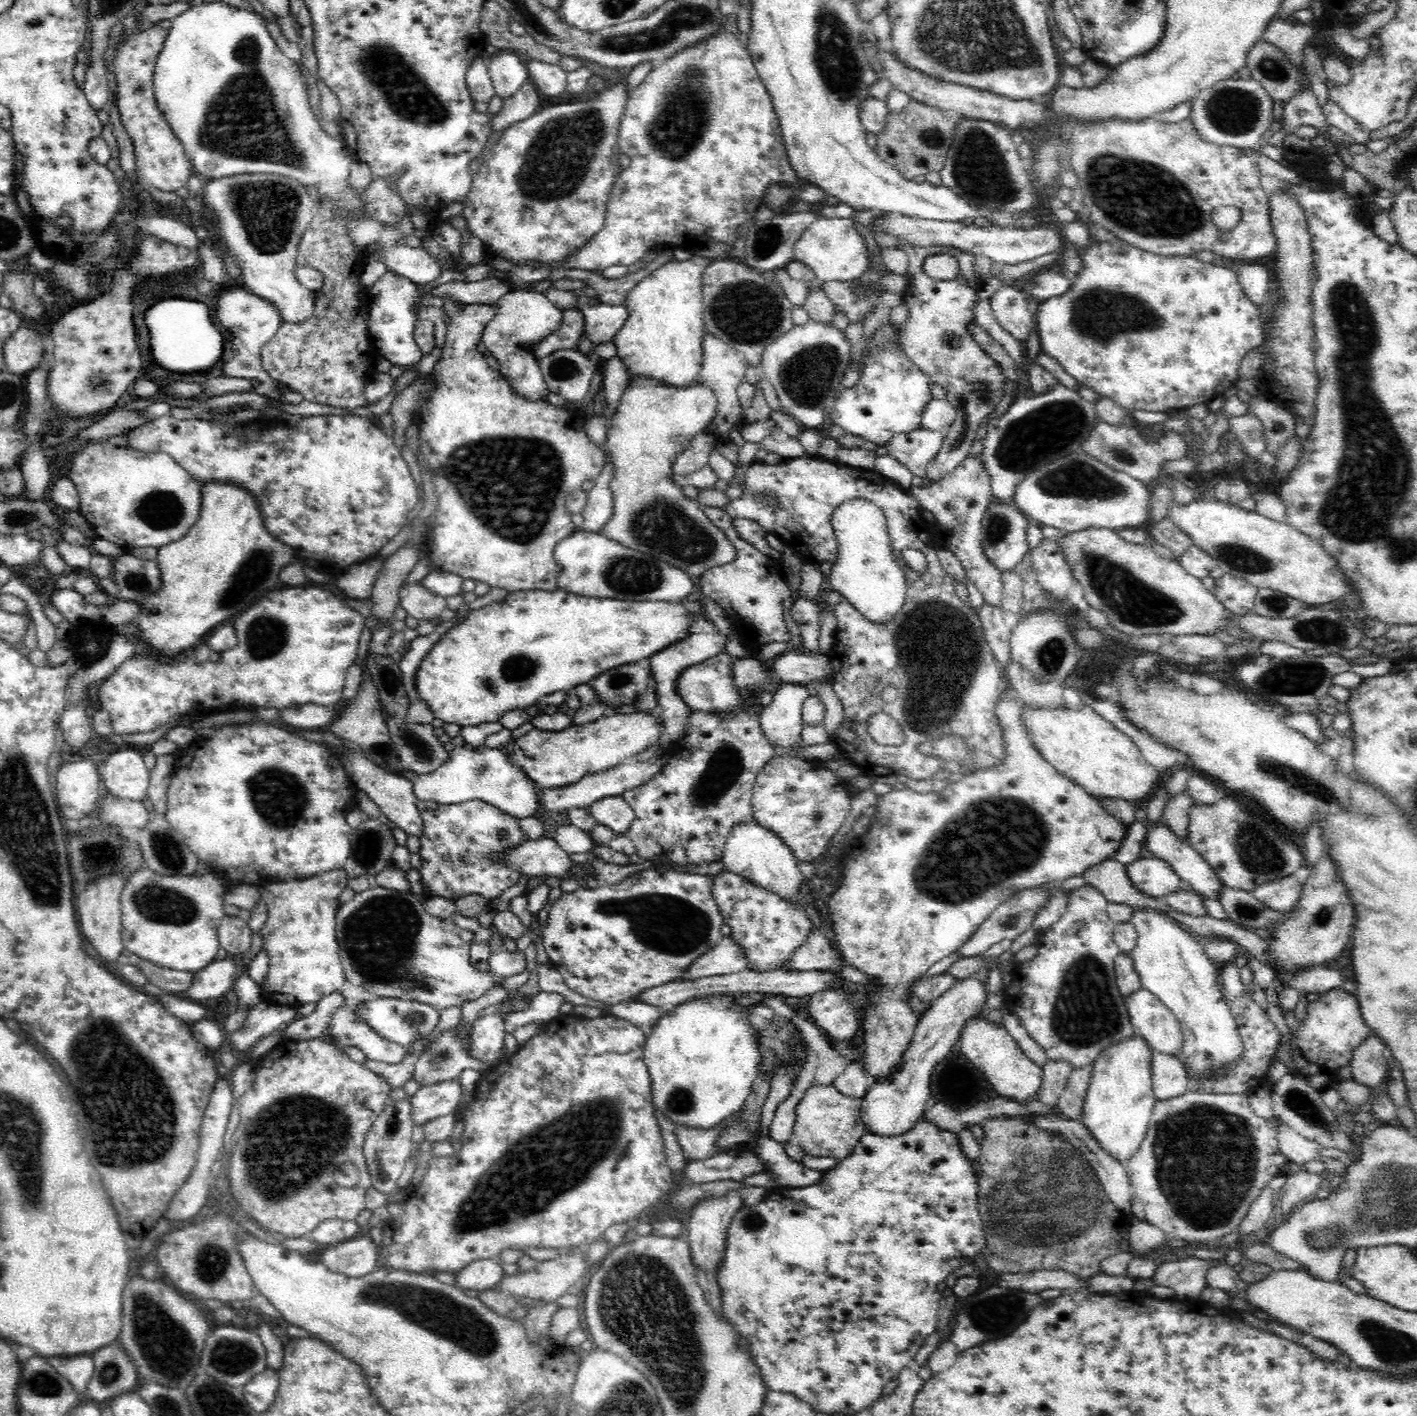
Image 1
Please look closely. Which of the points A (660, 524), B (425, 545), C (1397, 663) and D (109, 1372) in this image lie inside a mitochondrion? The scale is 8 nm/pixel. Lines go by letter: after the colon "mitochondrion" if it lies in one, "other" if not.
A: mitochondrion
B: other
C: other
D: mitochondrion

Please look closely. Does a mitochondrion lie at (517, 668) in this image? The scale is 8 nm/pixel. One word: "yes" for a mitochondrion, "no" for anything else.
yes

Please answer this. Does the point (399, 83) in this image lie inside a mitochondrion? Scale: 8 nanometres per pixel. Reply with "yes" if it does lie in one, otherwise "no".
yes

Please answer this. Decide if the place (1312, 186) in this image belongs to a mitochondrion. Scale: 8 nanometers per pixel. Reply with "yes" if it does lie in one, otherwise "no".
no

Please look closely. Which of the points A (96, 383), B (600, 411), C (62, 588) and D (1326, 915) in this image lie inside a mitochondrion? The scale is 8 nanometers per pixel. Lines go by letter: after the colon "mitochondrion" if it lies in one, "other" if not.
A: mitochondrion
B: other
C: other
D: mitochondrion

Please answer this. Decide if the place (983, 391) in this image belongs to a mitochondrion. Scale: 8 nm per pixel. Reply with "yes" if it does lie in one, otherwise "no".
yes

